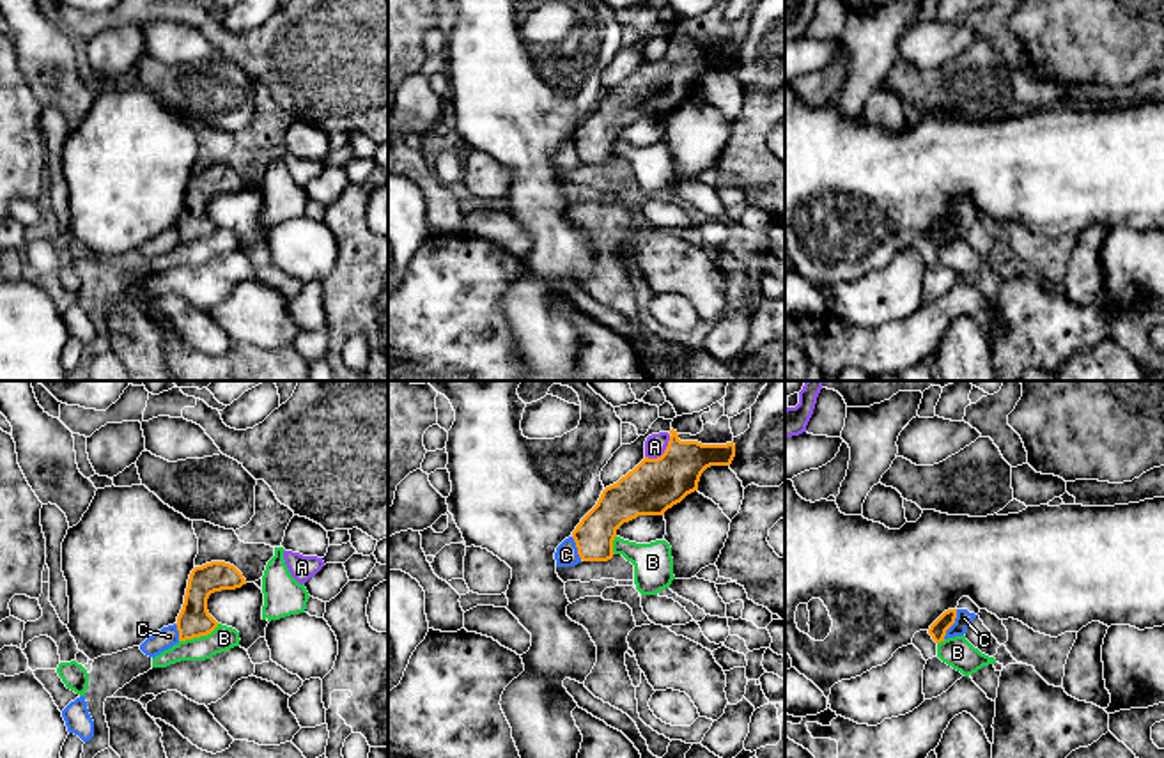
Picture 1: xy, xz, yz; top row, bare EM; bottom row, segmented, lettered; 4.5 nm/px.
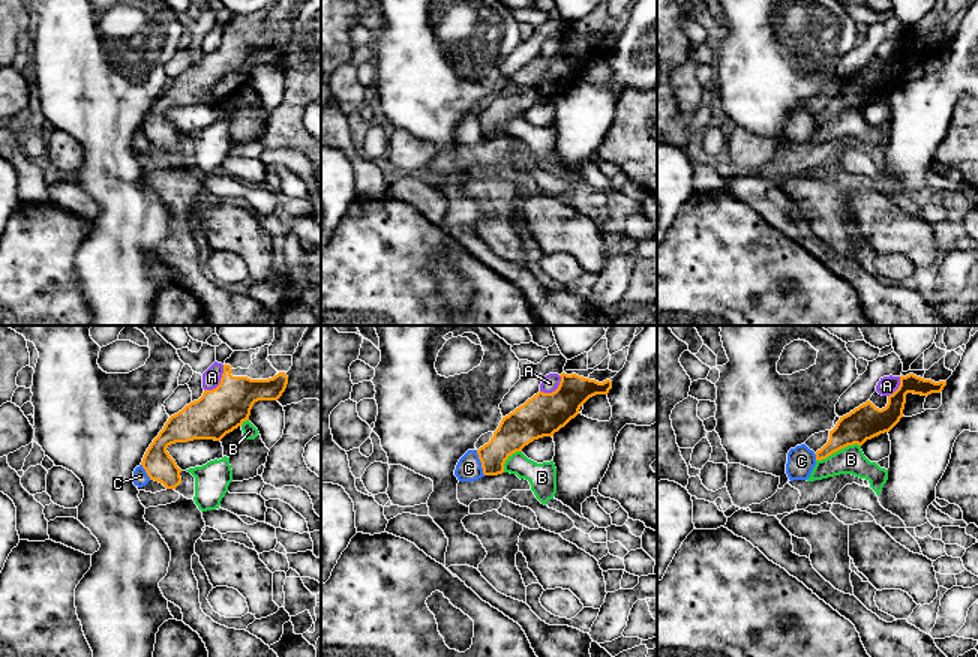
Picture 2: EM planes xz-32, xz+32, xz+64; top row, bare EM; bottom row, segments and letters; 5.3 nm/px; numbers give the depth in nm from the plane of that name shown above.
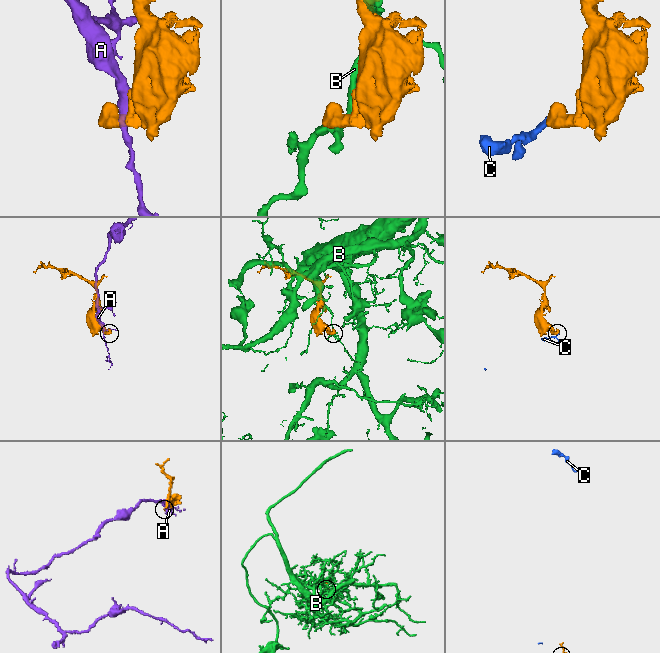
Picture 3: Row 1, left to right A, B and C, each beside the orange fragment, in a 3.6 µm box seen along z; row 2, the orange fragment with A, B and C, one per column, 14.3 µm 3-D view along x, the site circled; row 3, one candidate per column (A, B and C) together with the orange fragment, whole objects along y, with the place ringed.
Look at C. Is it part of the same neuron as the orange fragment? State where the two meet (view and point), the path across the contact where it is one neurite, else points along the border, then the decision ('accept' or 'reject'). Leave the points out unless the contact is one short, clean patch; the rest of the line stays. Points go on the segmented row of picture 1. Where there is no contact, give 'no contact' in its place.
meets orange in yz at (954, 622); border along yz (957, 610), (955, 622), (943, 638); reject

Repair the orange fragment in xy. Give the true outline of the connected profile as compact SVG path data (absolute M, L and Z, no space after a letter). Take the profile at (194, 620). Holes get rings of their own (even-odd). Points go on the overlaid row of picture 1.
M211 561L195 567L190 574L184 604L175 623L179 641L211 634L218 622L207 611L209 595L221 590L236 590L243 584L246 584L246 579L230 563Z

